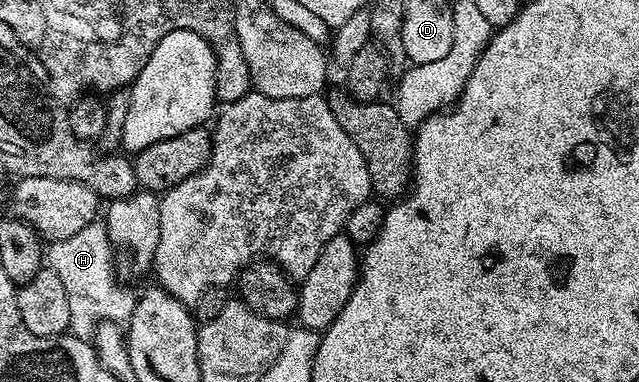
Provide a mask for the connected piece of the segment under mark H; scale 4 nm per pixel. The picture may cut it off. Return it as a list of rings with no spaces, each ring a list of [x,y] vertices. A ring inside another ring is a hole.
[[[95,221],[75,237],[67,237],[58,243],[50,242],[47,247],[48,270],[63,281],[63,289],[67,293],[67,309],[71,309],[69,331],[79,339],[88,340],[106,319],[109,325],[128,324],[131,313],[135,309],[138,296],[133,295],[129,287],[124,287],[117,278],[113,262],[113,250],[109,248],[109,238],[105,232],[105,224]]]

